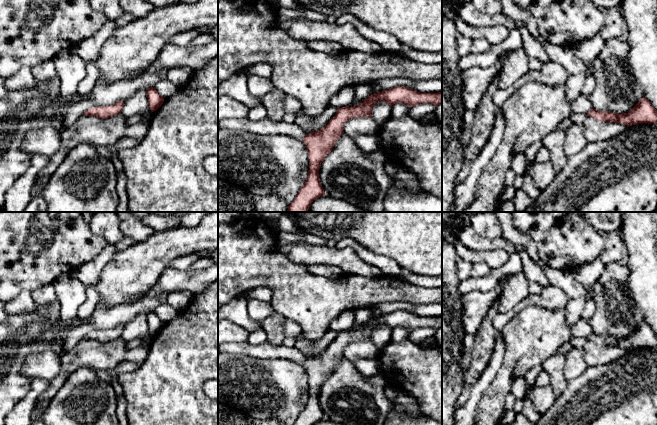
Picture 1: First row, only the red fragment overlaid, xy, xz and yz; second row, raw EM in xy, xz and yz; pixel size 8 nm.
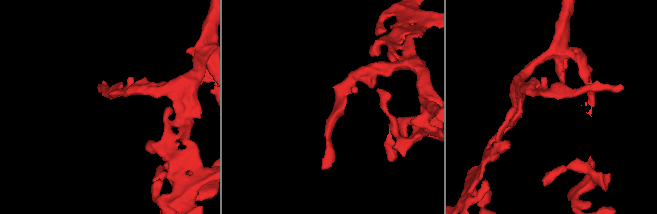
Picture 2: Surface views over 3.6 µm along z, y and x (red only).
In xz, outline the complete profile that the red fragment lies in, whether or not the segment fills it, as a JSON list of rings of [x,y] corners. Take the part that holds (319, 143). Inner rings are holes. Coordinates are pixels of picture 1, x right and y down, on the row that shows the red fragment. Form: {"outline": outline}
{"outline": [[[397,86],[373,93],[359,105],[338,108],[335,116],[324,128],[310,132],[302,139],[308,151],[308,176],[294,201],[288,206],[288,212],[308,212],[311,203],[325,195],[319,179],[319,169],[324,158],[332,151],[335,143],[344,133],[344,123],[353,118],[372,117],[372,107],[381,100],[390,106],[395,103],[404,103],[410,108],[421,103],[437,106],[442,104],[442,91],[420,93],[411,88]]]}

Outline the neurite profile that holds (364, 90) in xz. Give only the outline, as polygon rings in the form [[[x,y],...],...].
[[[361,83],[354,86],[355,96],[359,99],[366,99],[373,94],[371,83]]]

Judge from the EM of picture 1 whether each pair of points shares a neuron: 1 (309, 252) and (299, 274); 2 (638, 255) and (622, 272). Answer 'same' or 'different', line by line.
1: different
2: different

